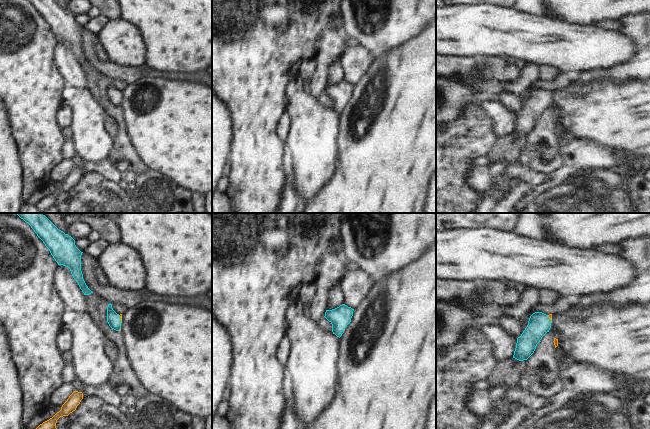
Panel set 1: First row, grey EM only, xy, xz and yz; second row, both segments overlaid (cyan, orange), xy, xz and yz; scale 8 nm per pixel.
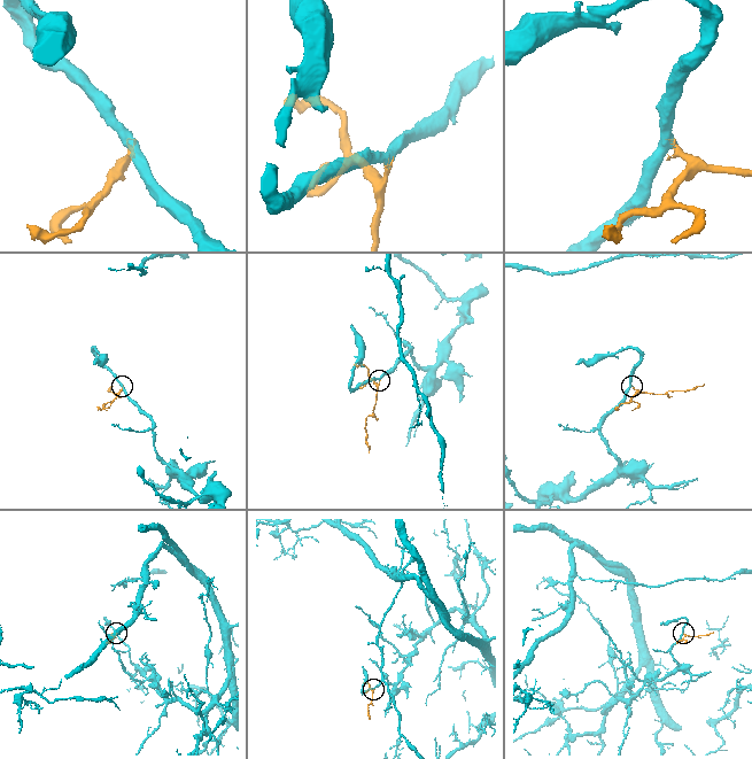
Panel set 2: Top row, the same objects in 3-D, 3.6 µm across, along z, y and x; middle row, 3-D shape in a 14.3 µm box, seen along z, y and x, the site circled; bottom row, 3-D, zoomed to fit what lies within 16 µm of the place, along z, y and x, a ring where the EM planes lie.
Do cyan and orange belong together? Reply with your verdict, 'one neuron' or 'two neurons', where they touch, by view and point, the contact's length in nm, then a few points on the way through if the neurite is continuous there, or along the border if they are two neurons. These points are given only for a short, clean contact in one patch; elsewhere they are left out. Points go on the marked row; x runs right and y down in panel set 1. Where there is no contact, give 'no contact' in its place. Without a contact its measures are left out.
one neuron; contact xy (120, 319); length 70 nm; way xy (113, 319), (120, 319), (120, 315)

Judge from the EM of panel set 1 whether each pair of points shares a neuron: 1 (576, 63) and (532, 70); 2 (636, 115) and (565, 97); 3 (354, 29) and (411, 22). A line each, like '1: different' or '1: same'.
1: different
2: same
3: same

